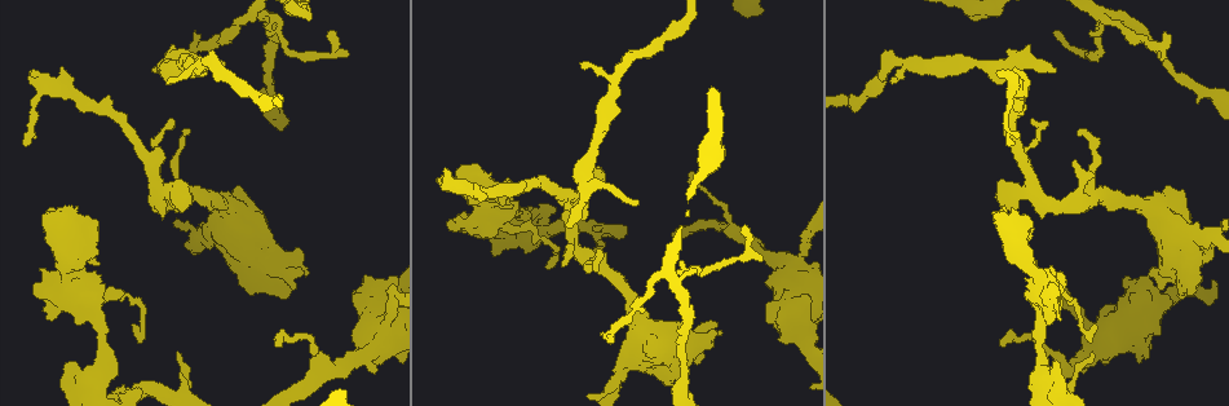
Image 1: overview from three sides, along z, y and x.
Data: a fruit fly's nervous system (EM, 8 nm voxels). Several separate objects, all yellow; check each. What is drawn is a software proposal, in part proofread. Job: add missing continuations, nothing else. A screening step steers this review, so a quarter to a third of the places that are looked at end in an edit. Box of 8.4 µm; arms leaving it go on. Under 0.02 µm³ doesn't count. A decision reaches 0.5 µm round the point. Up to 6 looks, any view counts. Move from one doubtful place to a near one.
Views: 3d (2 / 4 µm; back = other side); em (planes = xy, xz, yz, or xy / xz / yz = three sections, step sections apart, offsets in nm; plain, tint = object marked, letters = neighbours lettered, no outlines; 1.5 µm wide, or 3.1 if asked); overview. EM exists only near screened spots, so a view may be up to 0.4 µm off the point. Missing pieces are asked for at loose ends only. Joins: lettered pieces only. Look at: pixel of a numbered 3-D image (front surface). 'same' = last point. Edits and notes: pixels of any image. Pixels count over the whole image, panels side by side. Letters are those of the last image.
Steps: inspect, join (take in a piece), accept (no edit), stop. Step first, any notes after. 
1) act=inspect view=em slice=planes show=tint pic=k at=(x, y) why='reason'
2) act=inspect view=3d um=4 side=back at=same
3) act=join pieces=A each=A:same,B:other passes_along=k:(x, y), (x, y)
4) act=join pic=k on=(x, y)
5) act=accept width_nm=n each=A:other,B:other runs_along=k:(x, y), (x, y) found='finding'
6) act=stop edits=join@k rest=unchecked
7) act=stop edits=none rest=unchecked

act=inspect view=3d um=2 side=back pic=1 at=(742, 227) why='long arm stops here'

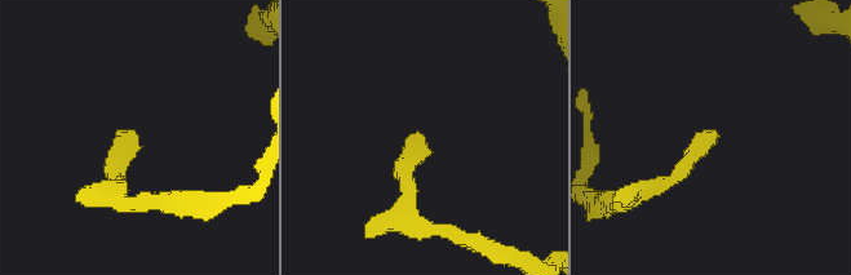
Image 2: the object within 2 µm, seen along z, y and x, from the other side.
act=inspect view=em slice=planes show=letters pic=2 at=(135, 133)

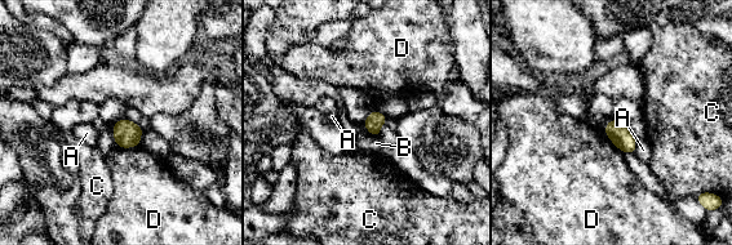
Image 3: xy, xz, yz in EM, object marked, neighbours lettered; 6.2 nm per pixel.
act=accept each=A:other,B:other,C:other,D:other border=3:(625, 124), (637, 141) found='none of them fits'

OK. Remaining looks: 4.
act=inspect view=3d um=4 pic=1 at=(183, 210) why='branch stops here'

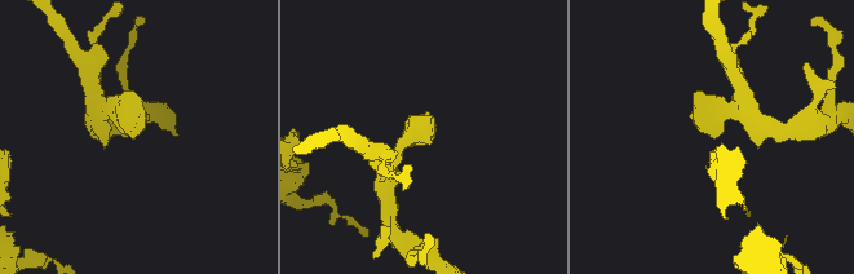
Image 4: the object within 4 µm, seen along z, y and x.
act=inspect view=em slice=planes show=letters pic=4 at=(422, 134)

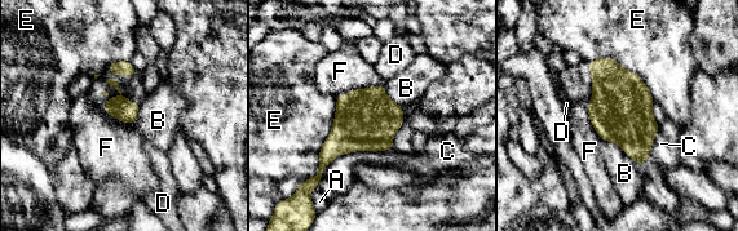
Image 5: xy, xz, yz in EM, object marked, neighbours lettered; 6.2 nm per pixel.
act=accept each=A:other,B:other,C:other,D:other,E:other,F:other border=5:(336, 97), (319, 168), (300, 185) found='no lettered piece goes on from it'

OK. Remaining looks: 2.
act=inspect view=em slice=yz step=4 show=letters pic=1 at=(1091, 354) why='an open end'

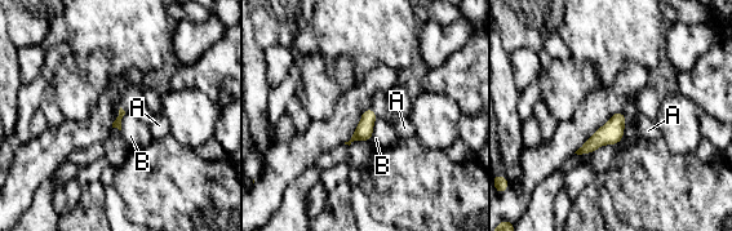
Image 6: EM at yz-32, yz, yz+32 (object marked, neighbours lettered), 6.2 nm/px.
act=accept each=A:other,B:other border=6:(377, 118), (371, 140) found='none of them fits'

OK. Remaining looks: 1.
act=stop edits=none rest=unchecked

